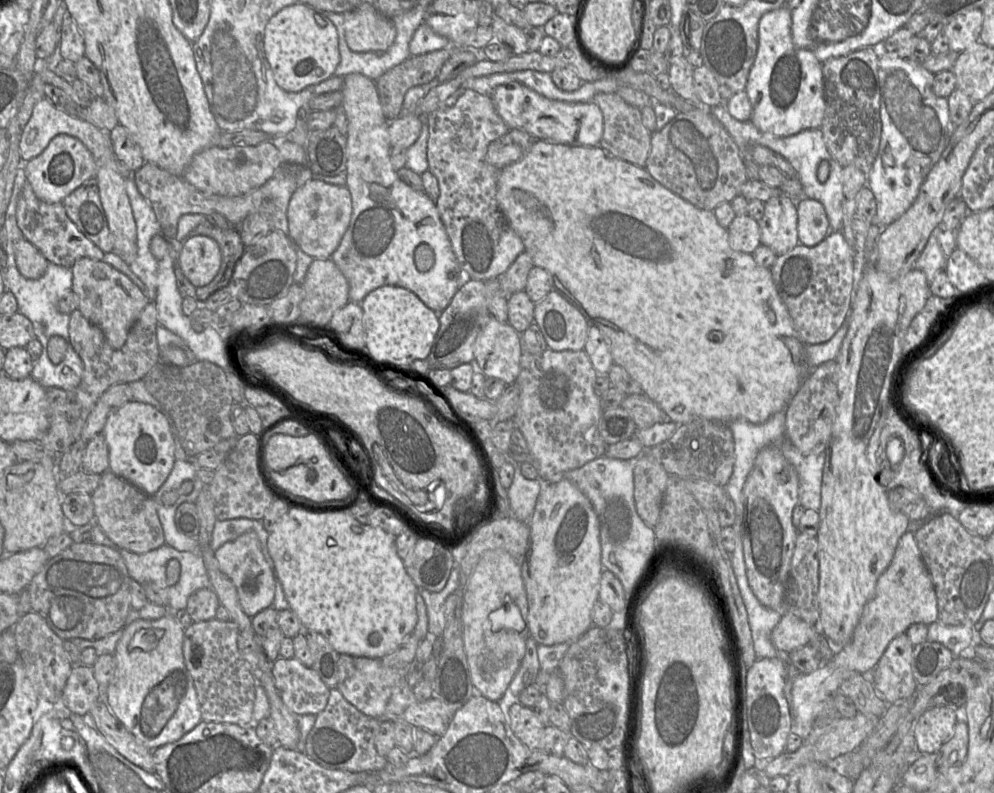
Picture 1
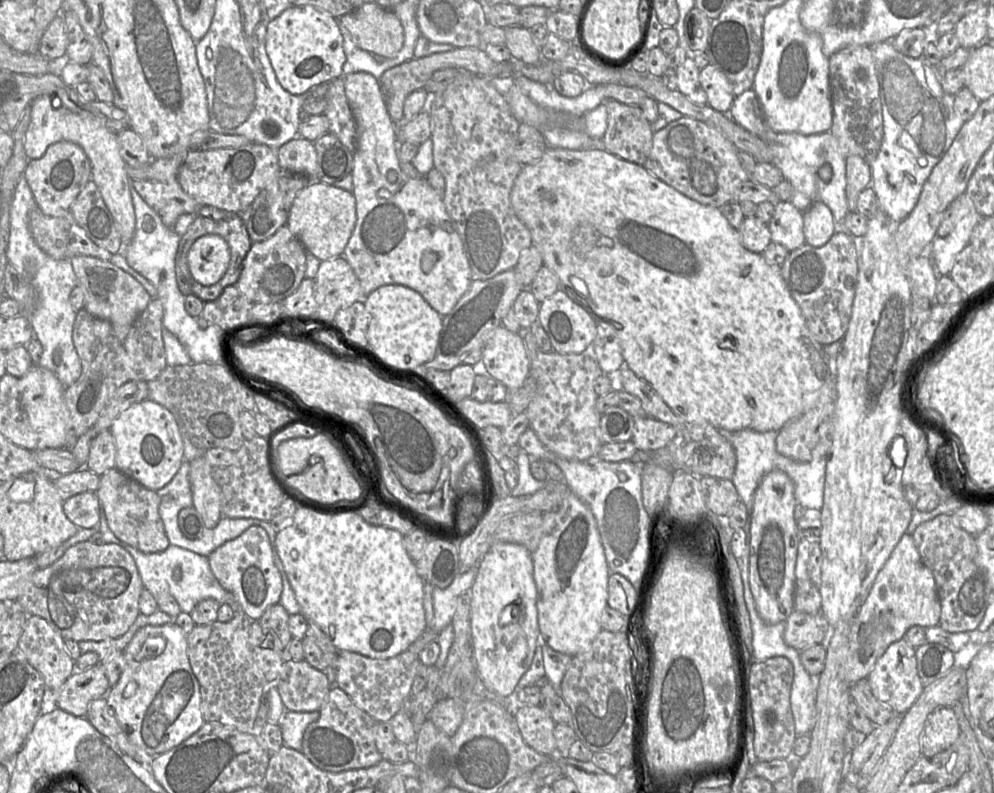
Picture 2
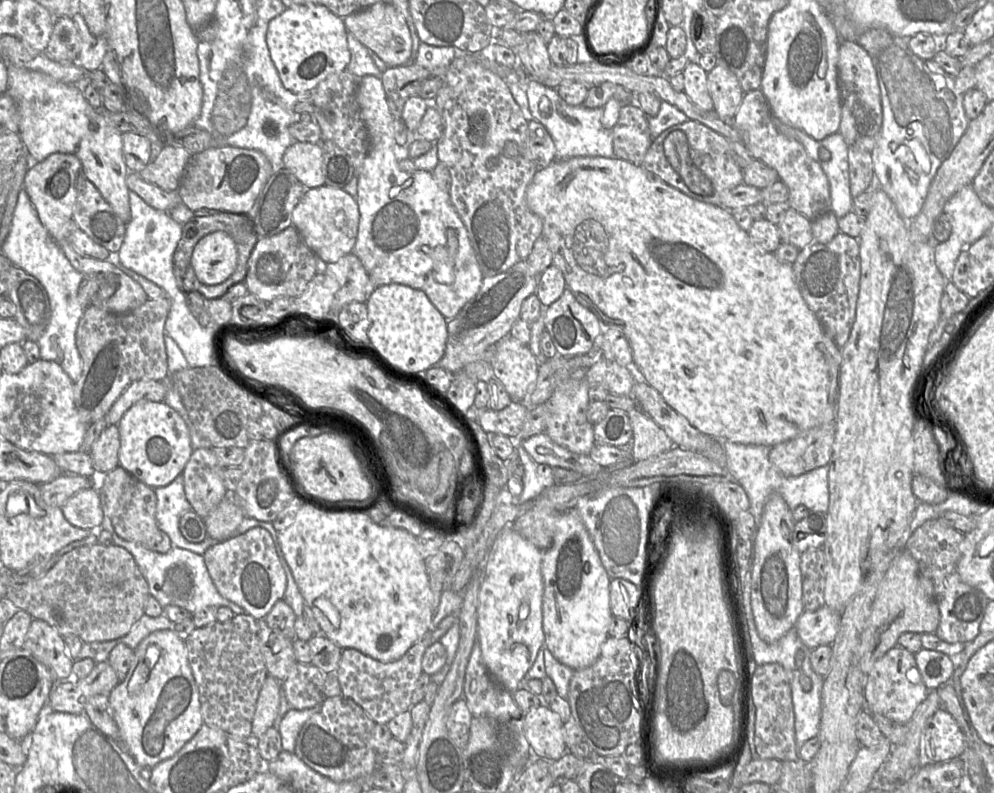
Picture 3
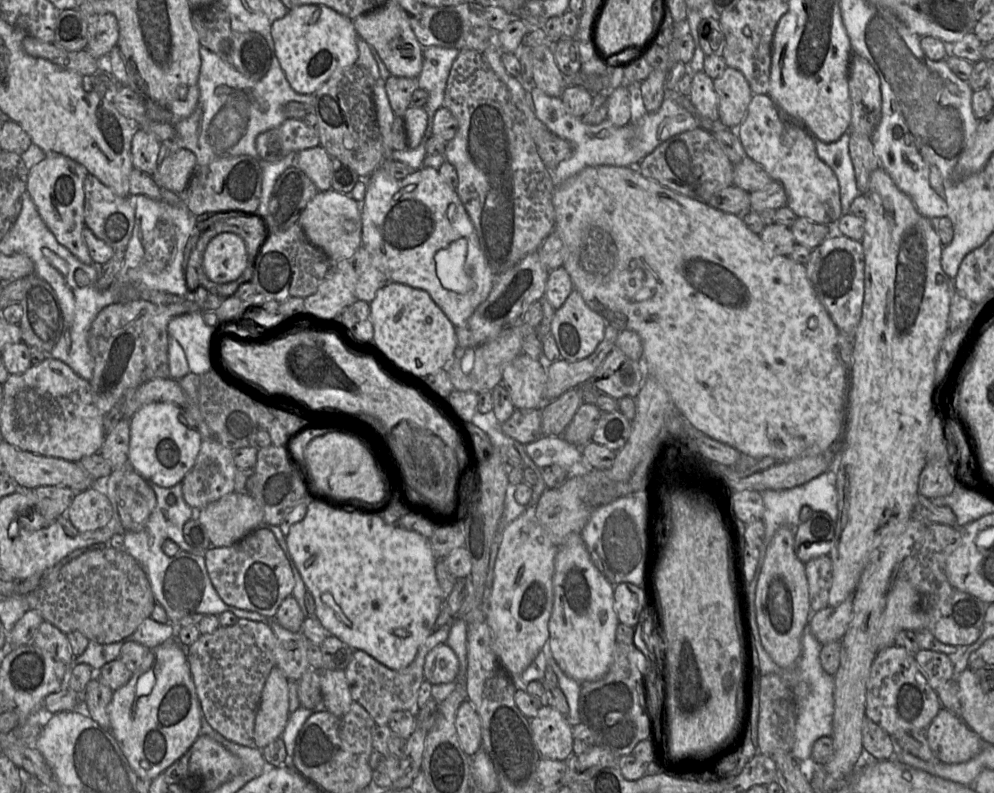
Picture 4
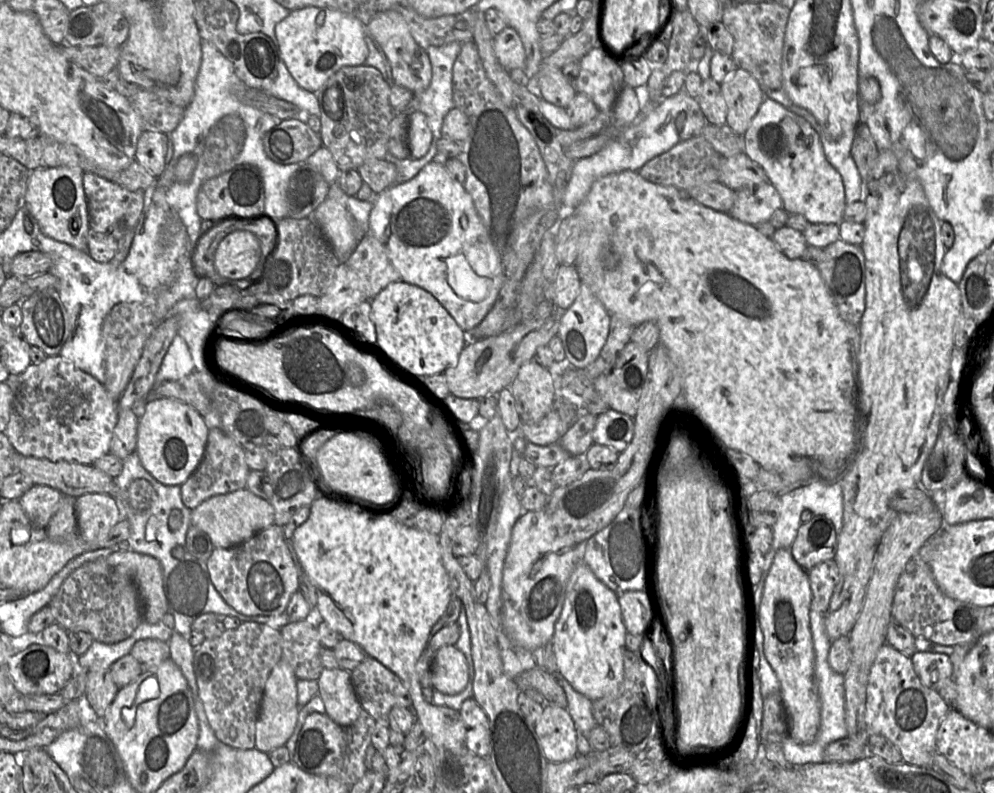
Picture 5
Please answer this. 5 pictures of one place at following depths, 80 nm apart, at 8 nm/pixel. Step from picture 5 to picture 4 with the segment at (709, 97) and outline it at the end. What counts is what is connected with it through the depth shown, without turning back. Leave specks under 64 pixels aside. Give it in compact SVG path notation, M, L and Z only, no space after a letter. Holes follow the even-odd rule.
M704 71L693 75L689 99L702 118L712 122L720 120L713 80Z

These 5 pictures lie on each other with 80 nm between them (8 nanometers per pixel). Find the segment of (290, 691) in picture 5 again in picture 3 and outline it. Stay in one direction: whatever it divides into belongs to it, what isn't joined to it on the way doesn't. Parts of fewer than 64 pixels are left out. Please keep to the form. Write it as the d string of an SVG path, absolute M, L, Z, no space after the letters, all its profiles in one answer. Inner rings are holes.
M268 675L260 691L252 722L252 735L256 738L260 738L270 727L275 725L281 694L281 682Z

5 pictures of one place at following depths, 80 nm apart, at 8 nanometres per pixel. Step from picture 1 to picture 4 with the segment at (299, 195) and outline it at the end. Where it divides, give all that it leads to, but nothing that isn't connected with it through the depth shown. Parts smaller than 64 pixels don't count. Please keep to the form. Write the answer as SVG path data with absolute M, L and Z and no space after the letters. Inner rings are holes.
M333 189L318 191L300 213L298 224L311 244L322 250L332 262L351 257L362 245L360 203L350 195Z

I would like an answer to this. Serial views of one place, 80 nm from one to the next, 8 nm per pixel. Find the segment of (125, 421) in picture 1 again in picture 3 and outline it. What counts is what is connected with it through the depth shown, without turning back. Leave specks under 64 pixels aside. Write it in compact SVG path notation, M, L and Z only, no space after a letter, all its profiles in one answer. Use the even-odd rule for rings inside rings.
M138 401L117 423L120 434L119 466L148 486L166 486L182 474L193 453L190 432L180 414L164 401Z

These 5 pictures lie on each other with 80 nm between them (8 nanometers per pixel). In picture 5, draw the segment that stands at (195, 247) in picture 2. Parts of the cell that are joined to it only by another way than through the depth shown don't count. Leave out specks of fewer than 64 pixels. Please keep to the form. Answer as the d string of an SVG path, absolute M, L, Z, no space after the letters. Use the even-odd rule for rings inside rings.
M239 230L226 235L214 254L215 272L228 279L245 279L260 259L260 244L249 231Z

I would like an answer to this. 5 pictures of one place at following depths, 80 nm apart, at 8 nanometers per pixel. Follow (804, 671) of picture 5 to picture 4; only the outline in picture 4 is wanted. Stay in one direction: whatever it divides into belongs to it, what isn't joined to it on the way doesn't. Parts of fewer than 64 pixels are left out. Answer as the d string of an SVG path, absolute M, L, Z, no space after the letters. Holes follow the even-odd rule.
M781 527L770 542L756 587L756 621L761 642L780 667L791 666L799 657L802 635L812 610L805 564L794 551L795 529Z

